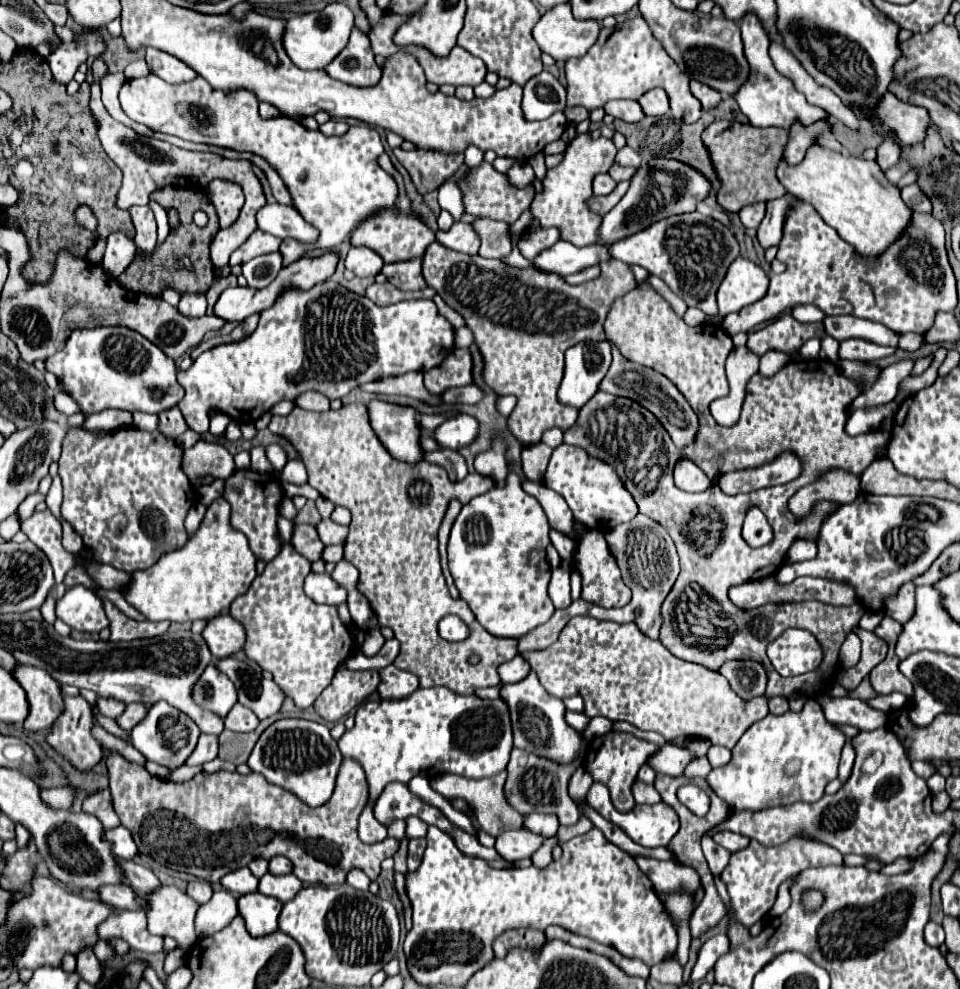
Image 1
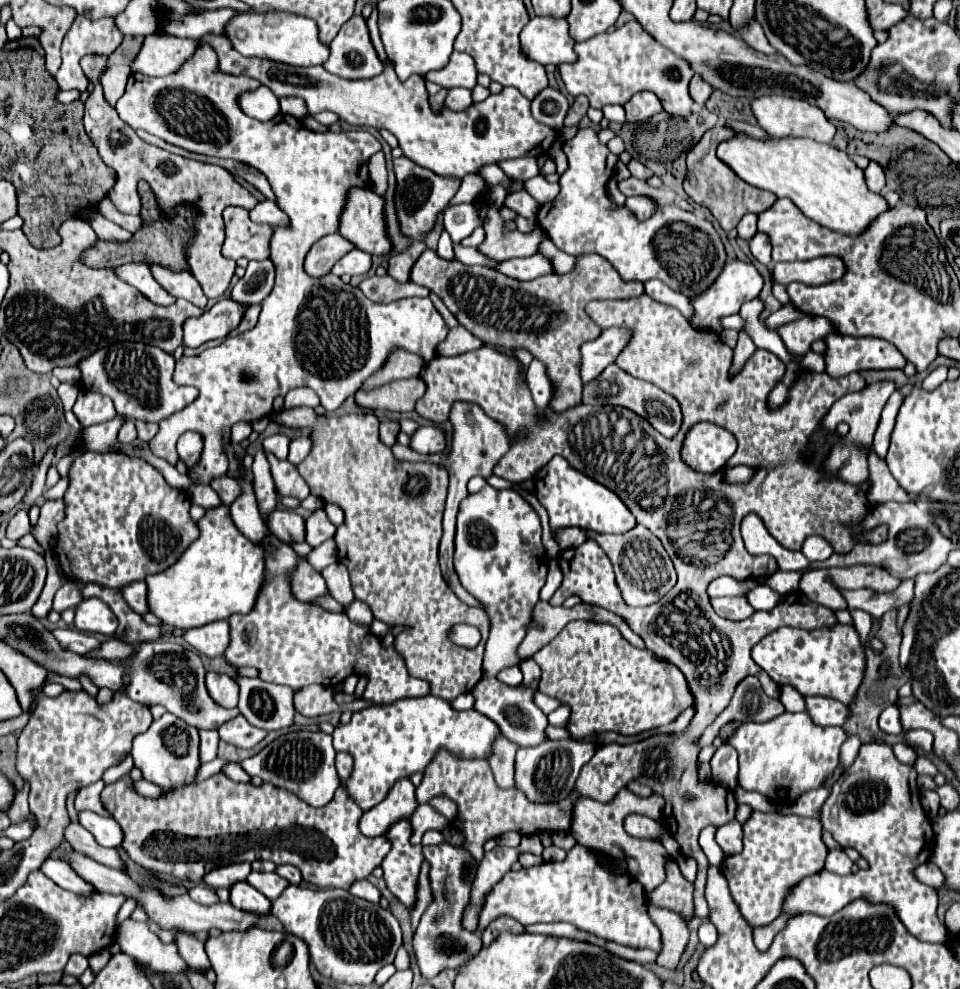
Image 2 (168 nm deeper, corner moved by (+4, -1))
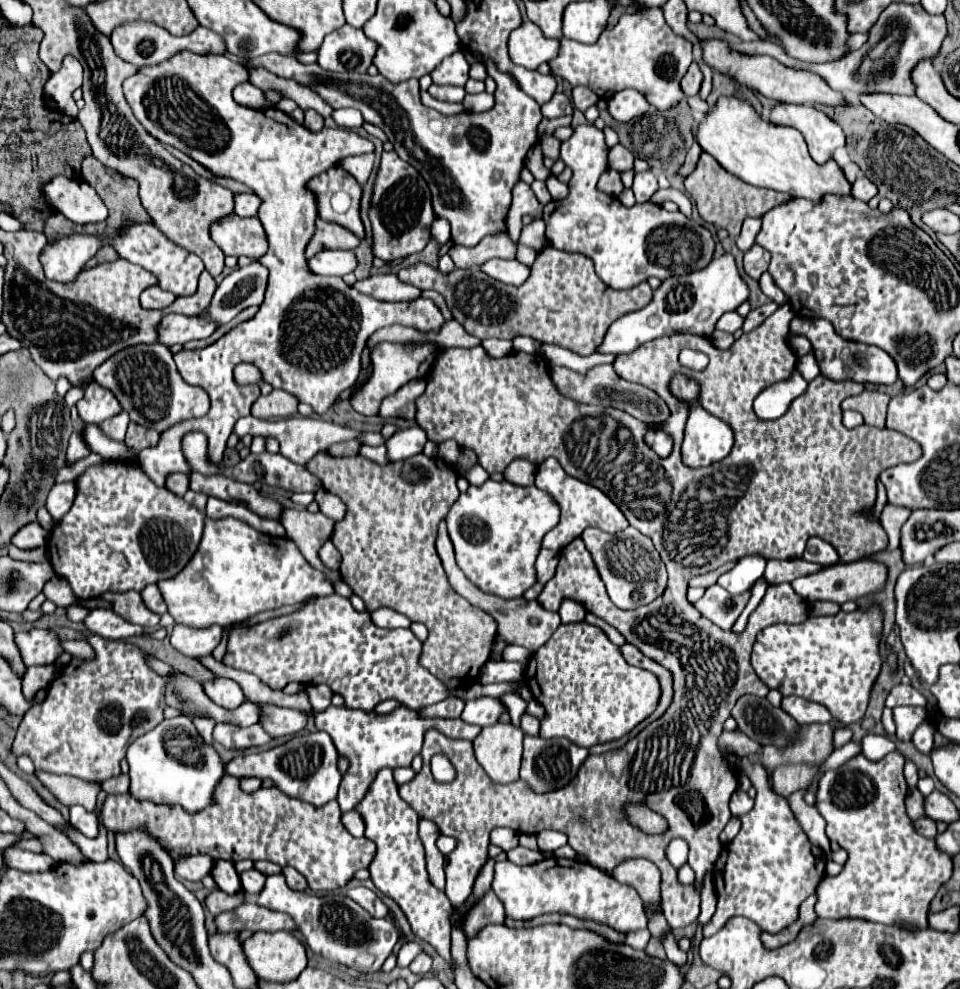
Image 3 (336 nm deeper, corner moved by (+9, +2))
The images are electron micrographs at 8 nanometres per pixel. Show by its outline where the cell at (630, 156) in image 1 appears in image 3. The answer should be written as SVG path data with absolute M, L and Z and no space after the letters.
M652 169L634 175L632 191L634 191L638 203L646 203L648 197L652 197L652 193L654 193L656 189L658 189L658 183L656 183L656 173L654 173Z

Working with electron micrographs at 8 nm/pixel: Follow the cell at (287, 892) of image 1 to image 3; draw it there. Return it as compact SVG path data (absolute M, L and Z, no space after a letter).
M250 869L250 871L240 873L240 881L242 881L242 889L244 889L244 893L256 895L256 893L260 893L260 889L264 889L266 875L260 873L260 871L256 871L256 869Z

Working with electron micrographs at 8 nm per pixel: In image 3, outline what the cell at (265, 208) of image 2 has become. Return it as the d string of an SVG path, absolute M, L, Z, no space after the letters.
M238 193L234 197L236 201L236 207L234 207L234 213L238 217L256 217L258 209L260 209L260 197L256 193Z

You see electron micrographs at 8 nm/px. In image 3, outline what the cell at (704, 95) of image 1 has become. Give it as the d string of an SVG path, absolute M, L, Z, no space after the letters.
M692 63L690 69L688 69L688 73L686 73L684 79L682 79L682 91L684 91L684 95L686 95L686 97L698 95L700 83L702 83L702 71L700 71L698 63Z

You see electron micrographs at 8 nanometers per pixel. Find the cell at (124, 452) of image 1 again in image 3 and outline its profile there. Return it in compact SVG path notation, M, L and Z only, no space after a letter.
M100 461L90 465L74 483L74 505L50 531L46 553L56 575L70 583L78 599L92 599L100 593L124 593L130 589L140 591L144 585L174 577L196 551L206 515L166 487L158 487L136 461Z

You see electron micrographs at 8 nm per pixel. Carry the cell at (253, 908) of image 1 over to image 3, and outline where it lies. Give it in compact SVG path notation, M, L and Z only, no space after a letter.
M218 861L214 865L214 871L212 871L212 877L216 881L216 885L228 893L228 895L236 895L236 893L242 893L242 883L240 883L240 877L234 869L234 865L230 861Z

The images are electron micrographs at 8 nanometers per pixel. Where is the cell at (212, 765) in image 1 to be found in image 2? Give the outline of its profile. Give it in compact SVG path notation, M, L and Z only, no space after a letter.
M227 764L223 772L235 782L251 782L251 776L247 772L243 772L243 768L239 768L239 764Z

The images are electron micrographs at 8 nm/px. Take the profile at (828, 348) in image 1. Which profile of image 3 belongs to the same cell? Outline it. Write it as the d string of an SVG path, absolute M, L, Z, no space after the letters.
M796 335L796 337L790 341L790 347L792 347L792 351L796 353L796 357L802 357L802 355L812 353L810 341L808 341L806 337L802 337L802 335Z

